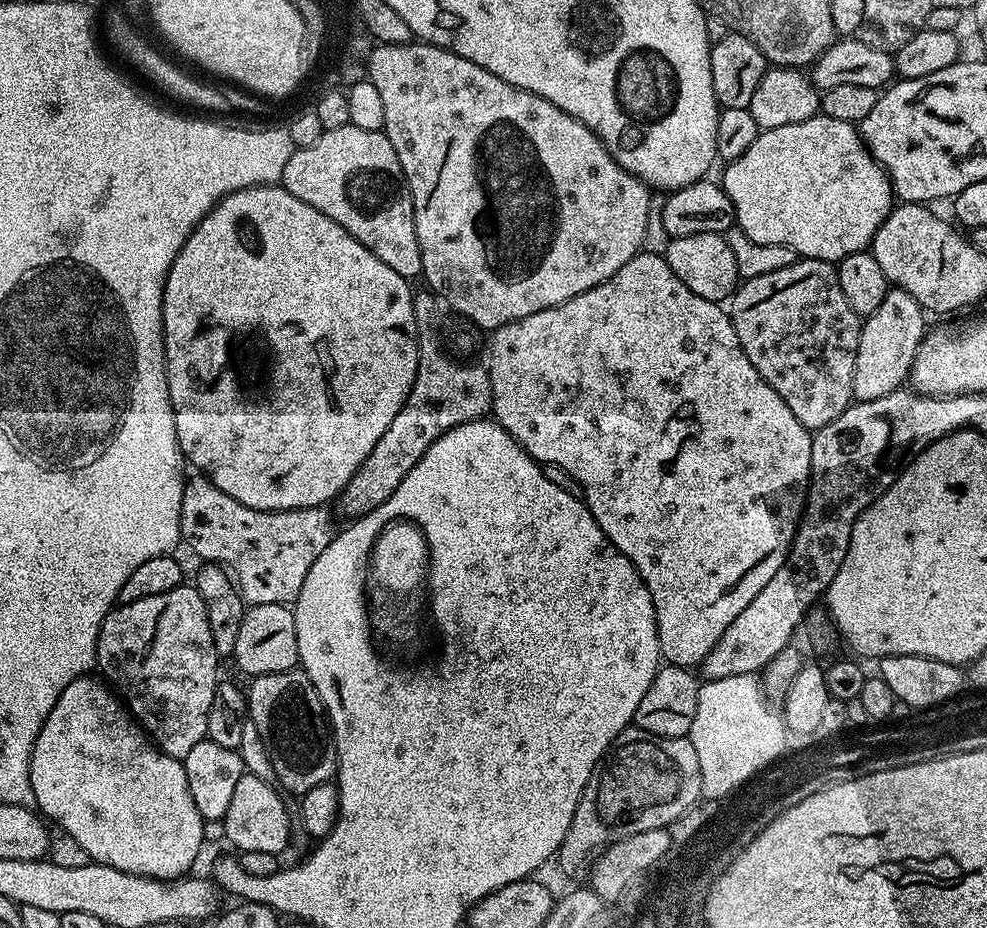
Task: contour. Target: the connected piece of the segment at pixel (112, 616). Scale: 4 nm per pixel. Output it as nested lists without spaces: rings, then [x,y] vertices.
[[[181,586],[166,594],[154,594],[150,598],[138,598],[129,604],[113,607],[100,627],[96,663],[99,671],[104,671],[103,679],[119,693],[129,713],[160,751],[184,761],[186,754],[206,739],[210,706],[218,683],[218,657],[212,644],[208,607],[195,586]]]

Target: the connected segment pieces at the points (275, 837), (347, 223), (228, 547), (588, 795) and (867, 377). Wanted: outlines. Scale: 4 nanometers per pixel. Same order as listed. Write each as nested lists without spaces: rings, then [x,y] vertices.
[[[245,774],[234,789],[234,795],[230,797],[230,810],[226,810],[224,815],[227,843],[232,843],[240,852],[259,850],[271,856],[280,854],[292,836],[292,822],[294,826],[293,817],[292,820],[288,817],[288,808],[284,805],[283,798],[285,799],[273,785]]]
[[[353,124],[323,132],[314,146],[293,151],[290,162],[286,162],[282,187],[294,194],[294,198],[302,198],[306,206],[314,206],[314,210],[338,222],[338,226],[362,242],[366,250],[382,258],[382,262],[386,262],[394,274],[402,274],[405,278],[421,275],[422,254],[418,250],[418,234],[414,230],[412,196],[408,193],[408,185],[404,183],[404,171],[398,162],[398,154],[394,154],[394,146],[390,146],[390,138],[383,132],[358,130],[358,126]]]
[[[197,476],[198,478],[192,479],[192,477],[185,483],[183,488],[182,506],[180,507],[180,534],[181,539],[188,544],[191,550],[202,559],[201,561],[207,563],[214,563],[223,567],[224,571],[228,573],[233,579],[233,583],[236,586],[237,592],[243,597],[247,605],[274,605],[274,604],[286,604],[291,605],[295,603],[298,594],[301,593],[302,584],[305,582],[306,574],[309,573],[310,566],[316,561],[316,558],[322,554],[326,546],[332,537],[334,528],[331,528],[332,522],[328,508],[321,506],[319,508],[294,508],[290,511],[280,512],[264,512],[256,511],[252,507],[243,506],[237,499],[230,498],[222,490],[218,490],[216,486],[204,476]]]
[[[635,726],[625,728],[592,771],[590,782],[586,782],[586,790],[578,802],[576,813],[570,822],[570,830],[566,830],[566,838],[558,853],[559,871],[563,875],[565,872],[572,880],[580,880],[576,882],[587,881],[590,869],[601,850],[634,834],[667,829],[694,808],[701,796],[701,786],[702,774],[698,770],[698,754],[694,754],[691,740],[683,736],[662,738]]]
[[[892,286],[882,298],[878,310],[863,317],[858,338],[858,354],[854,362],[854,390],[856,400],[886,398],[912,375],[912,363],[925,338],[925,309],[906,290]]]

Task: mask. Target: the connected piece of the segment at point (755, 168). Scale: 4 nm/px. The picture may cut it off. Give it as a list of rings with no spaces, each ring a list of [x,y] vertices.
[[[823,114],[806,122],[763,129],[746,154],[727,161],[723,167],[722,187],[734,206],[735,227],[754,238],[754,242],[792,248],[800,258],[839,262],[850,254],[865,251],[894,207],[888,175],[865,148],[857,125]]]

